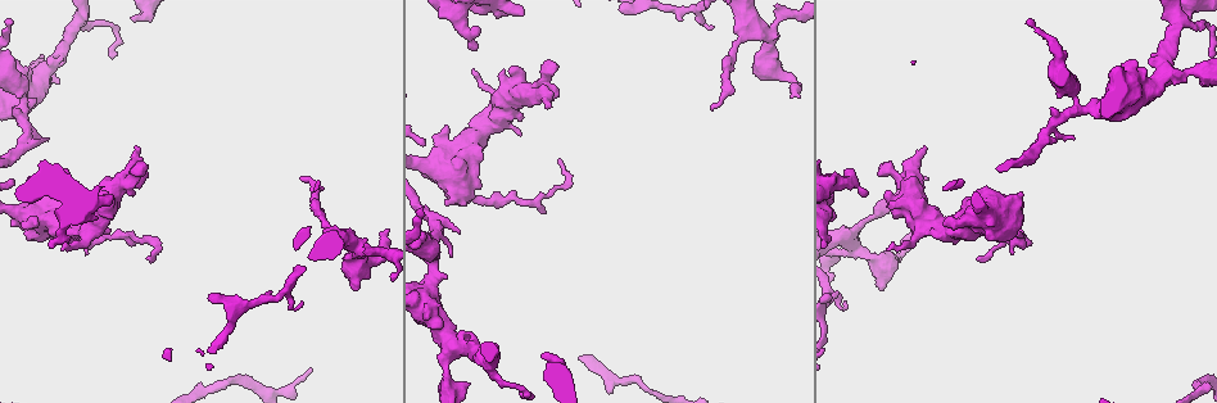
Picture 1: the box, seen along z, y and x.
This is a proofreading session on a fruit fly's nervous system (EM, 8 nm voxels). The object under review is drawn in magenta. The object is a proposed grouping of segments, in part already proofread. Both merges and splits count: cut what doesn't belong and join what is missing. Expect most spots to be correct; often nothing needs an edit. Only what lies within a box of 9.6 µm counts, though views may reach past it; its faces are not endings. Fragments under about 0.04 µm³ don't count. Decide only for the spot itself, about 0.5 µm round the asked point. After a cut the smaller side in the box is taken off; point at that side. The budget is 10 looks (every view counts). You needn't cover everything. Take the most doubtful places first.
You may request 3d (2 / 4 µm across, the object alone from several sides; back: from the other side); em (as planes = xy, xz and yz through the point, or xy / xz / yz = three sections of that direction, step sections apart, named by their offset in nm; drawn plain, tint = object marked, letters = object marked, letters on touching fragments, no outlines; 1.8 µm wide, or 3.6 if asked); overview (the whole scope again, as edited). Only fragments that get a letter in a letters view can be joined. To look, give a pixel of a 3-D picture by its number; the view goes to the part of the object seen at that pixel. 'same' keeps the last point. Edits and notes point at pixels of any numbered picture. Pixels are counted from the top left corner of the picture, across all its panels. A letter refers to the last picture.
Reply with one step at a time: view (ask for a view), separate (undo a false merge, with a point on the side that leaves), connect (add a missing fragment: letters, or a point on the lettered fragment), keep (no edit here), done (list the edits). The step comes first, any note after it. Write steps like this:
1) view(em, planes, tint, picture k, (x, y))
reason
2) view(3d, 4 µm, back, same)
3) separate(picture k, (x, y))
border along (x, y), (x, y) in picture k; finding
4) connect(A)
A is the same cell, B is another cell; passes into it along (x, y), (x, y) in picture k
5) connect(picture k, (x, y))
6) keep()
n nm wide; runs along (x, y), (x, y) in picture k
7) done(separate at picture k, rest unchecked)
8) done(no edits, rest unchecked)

view(3d, 4 µm, picture 1, (925, 178))
branch stops here

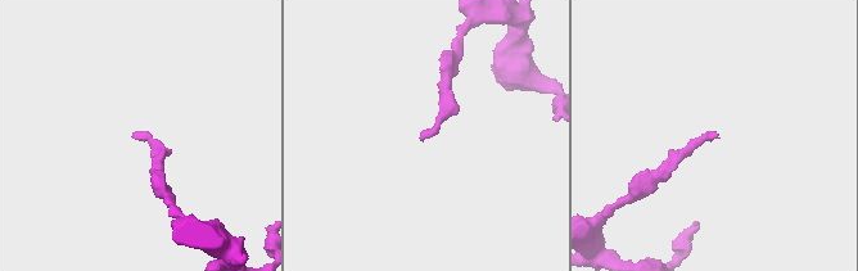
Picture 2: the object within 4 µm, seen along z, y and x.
view(em, 3.6 µm, planes, letters, picture 2, (716, 131))

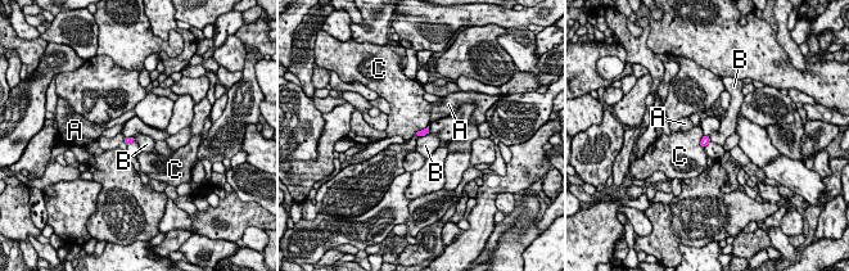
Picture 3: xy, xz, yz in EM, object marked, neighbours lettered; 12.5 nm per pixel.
keep()
C touches over 220 nm; A, B and C are other cells; border along (427, 132), (420, 138) in picture 3; none of them fits

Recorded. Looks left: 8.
view(em, 3.6 µm, xy, step 16, tint, picture 1, (353, 288))
an open end

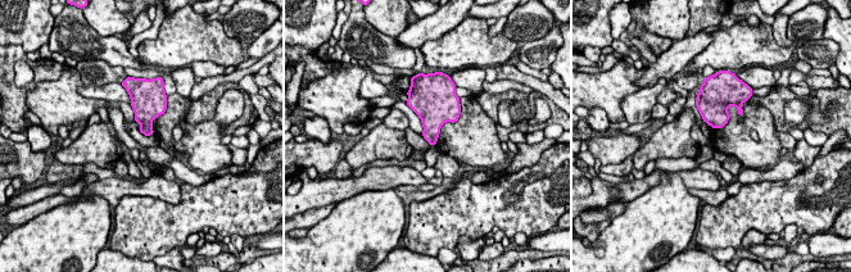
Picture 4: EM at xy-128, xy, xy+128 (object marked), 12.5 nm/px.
view(em, 3.6 µm, planes, letters, same)

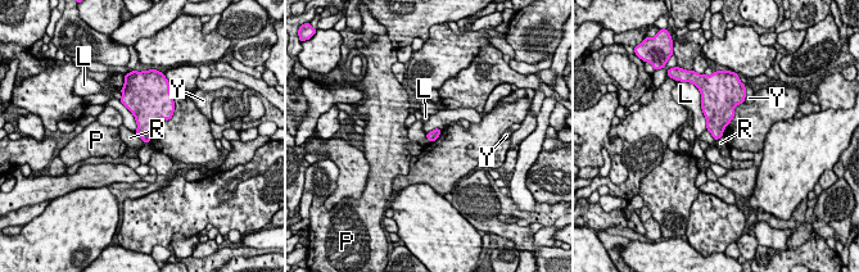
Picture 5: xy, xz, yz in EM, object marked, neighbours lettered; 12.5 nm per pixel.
keep()
L, P, R and Y are other cells; border along (135, 132), (144, 141) in picture 5; no lettered fragment goes on from it

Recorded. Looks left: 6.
view(3d, 2 µm, picture 1, (68, 170))
an open end

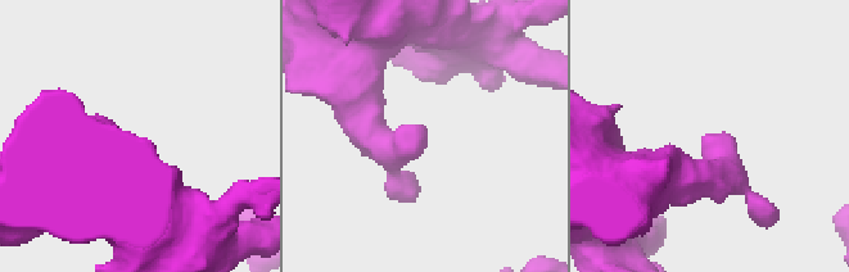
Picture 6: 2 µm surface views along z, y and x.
view(em, xz, step 4, tint, picture 6, (707, 137))
need the tissue

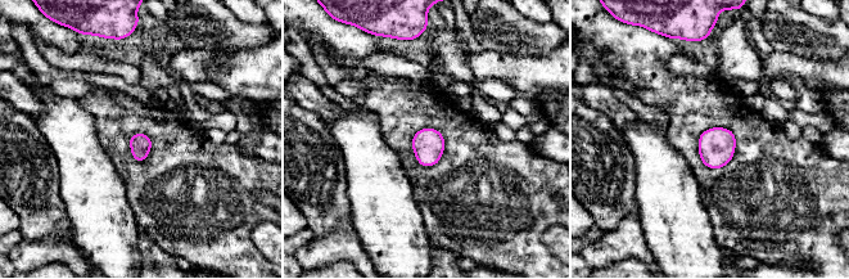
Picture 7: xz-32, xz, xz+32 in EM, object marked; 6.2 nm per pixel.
view(em, xz, step 4, letters, same)

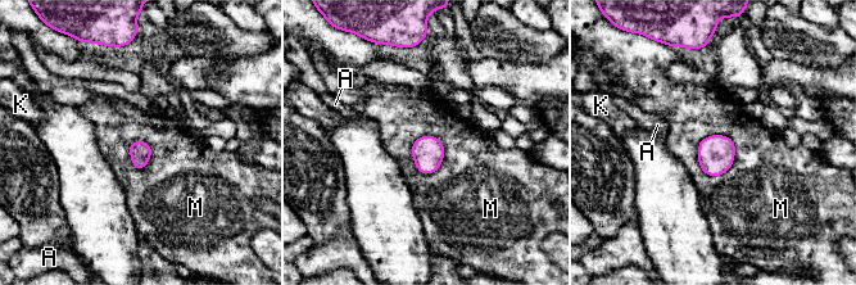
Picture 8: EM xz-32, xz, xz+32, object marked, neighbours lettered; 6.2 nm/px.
keep()
A, K and M are other cells; border along (729, 136), (733, 163), (703, 173) in picture 8; none of them fits

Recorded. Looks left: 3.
view(em, 3.6 µm, xz, step 16, plain, picture 1, (538, 95))
sharp bend

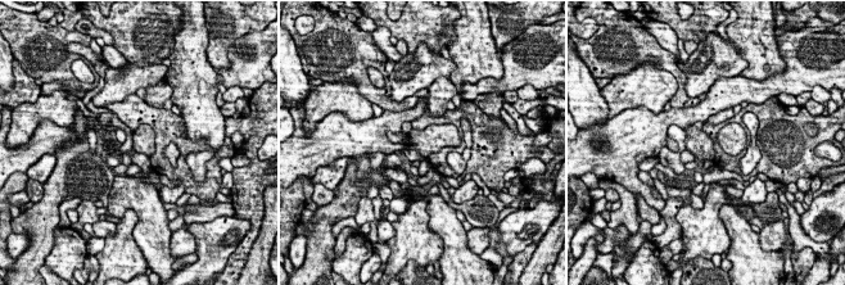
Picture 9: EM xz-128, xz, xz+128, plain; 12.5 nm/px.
view(em, 3.6 µm, xz, step 16, tint, same)
where the object lies

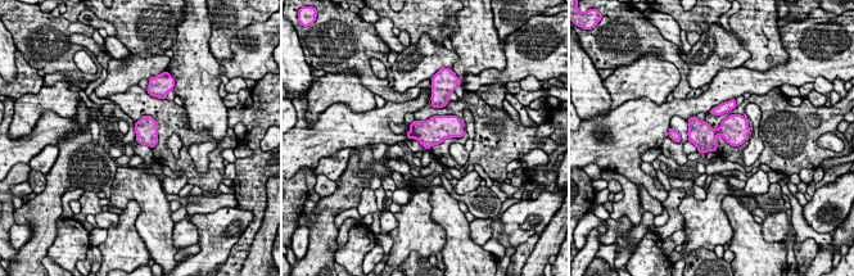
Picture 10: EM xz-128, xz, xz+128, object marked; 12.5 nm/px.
view(em, 3.6 µm, xz, step 16, letters, same)
what lies round it

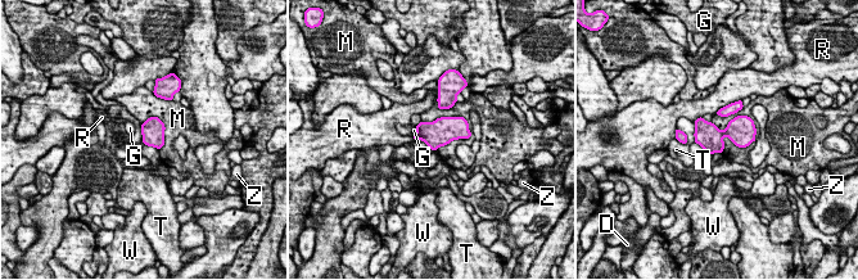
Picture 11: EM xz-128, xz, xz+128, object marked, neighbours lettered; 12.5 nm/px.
keep()
D, G, M, R, T, W and Z are other cells; border along (150, 116), (165, 127), (159, 149) in picture 11; one cell here

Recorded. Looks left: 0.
done(no edits, rest unchecked)

